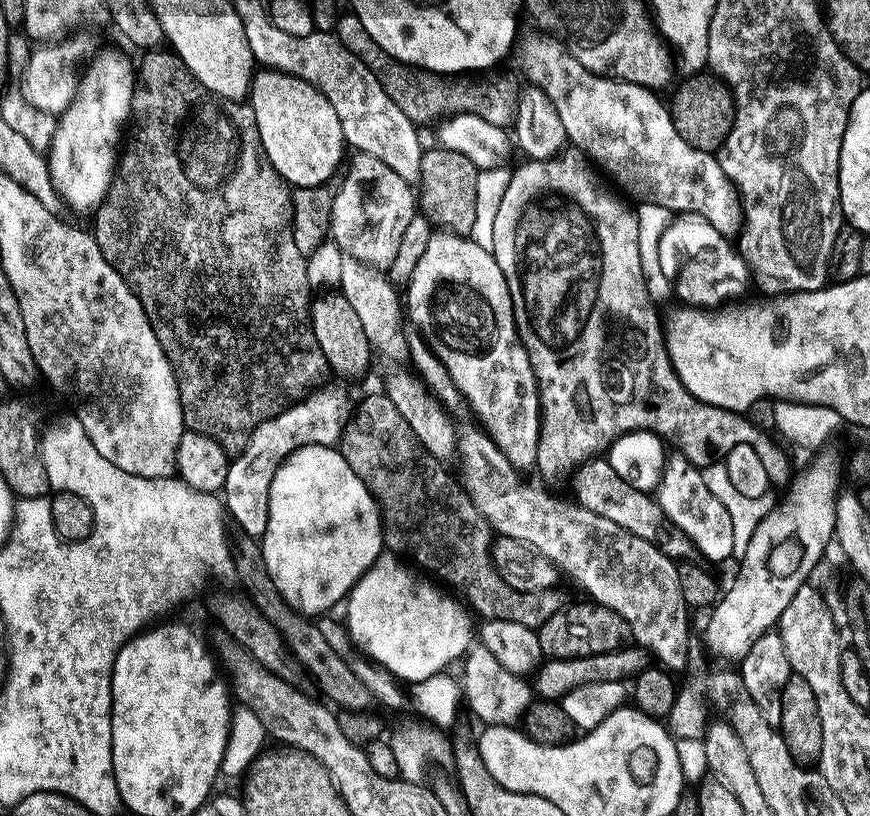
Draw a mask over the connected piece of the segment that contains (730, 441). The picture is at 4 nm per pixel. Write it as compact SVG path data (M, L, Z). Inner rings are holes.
M529 159L520 169L517 170L516 168L512 172L509 186L507 186L502 197L502 204L498 208L498 214L495 215L493 248L491 250L508 283L510 298L512 299L512 313L516 319L516 333L519 334L521 342L524 343L532 373L536 376L536 386L540 400L540 427L536 438L534 468L537 468L548 480L560 480L563 476L571 477L581 464L607 453L612 444L628 432L655 432L657 436L667 441L671 447L673 444L680 451L677 453L683 459L690 464L695 464L701 470L715 465L725 452L730 451L731 448L739 444L749 444L757 449L762 447L766 443L765 433L761 429L755 428L749 422L747 415L707 404L696 396L692 396L690 390L686 390L686 386L678 378L676 371L672 369L672 360L668 356L668 350L664 343L662 316L660 320L655 306L652 305L651 298L648 297L650 285L644 279L644 271L640 265L638 218L633 205L627 199L624 199L625 201L619 200L615 196L617 193L611 187L608 189L596 184L595 174L597 175L597 173L591 167L588 167L588 169L583 168L580 164L567 164L562 159ZM620 320L636 320L636 332L632 328L623 328L620 325Z

